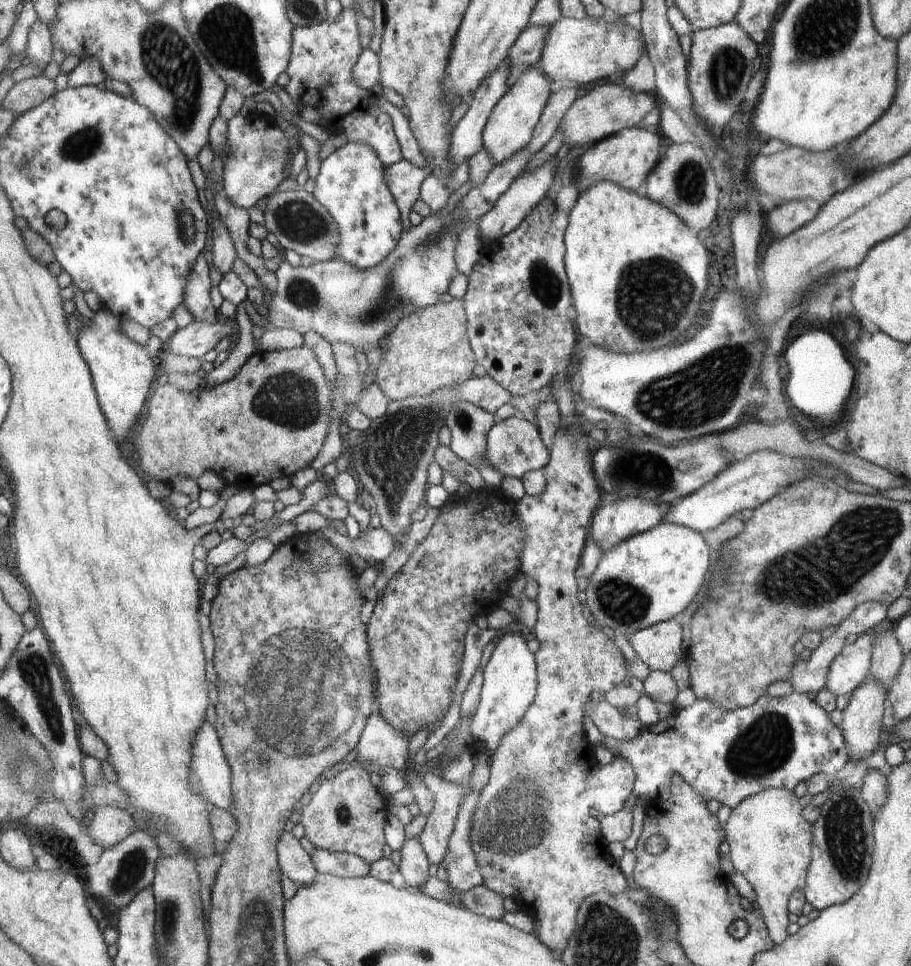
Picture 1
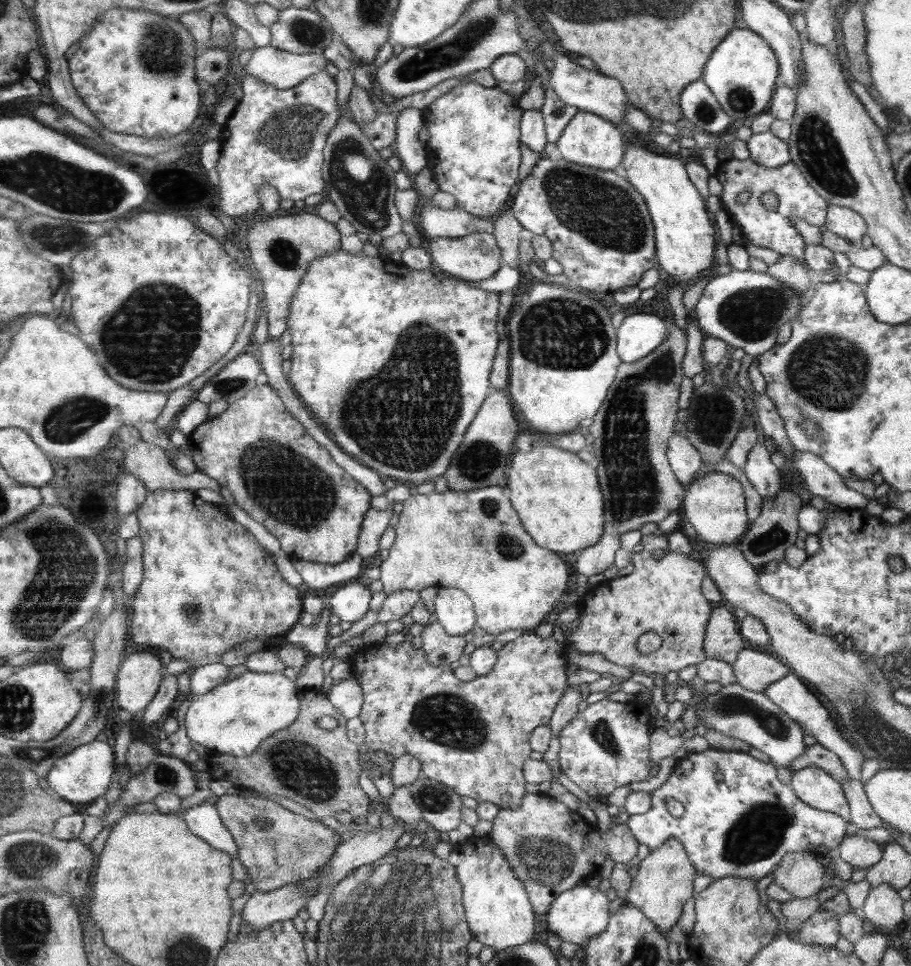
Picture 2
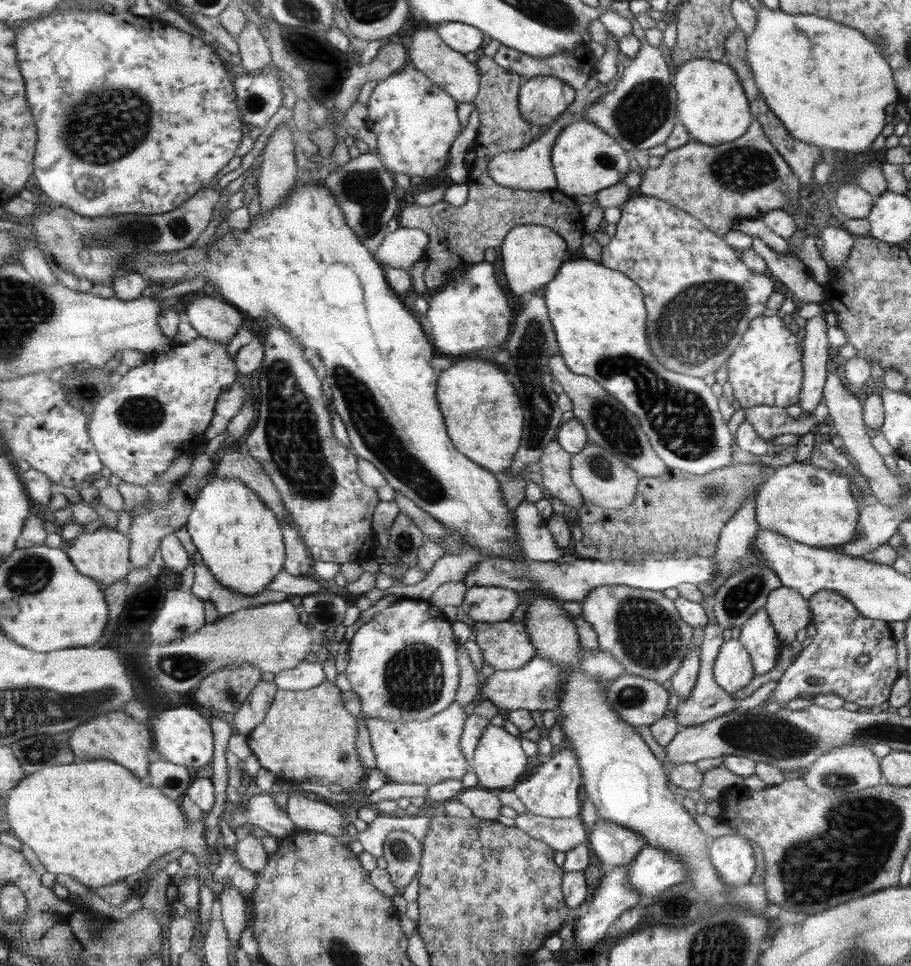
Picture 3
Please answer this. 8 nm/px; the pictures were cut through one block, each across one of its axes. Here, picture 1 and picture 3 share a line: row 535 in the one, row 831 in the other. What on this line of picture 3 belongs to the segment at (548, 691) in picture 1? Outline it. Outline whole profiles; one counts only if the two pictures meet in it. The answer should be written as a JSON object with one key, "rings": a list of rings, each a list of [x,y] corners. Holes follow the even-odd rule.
{"rings":[[[532,813],[519,814],[515,828],[535,840],[542,841],[555,851],[566,852],[587,844],[588,828],[580,816],[574,818],[548,818]]]}

